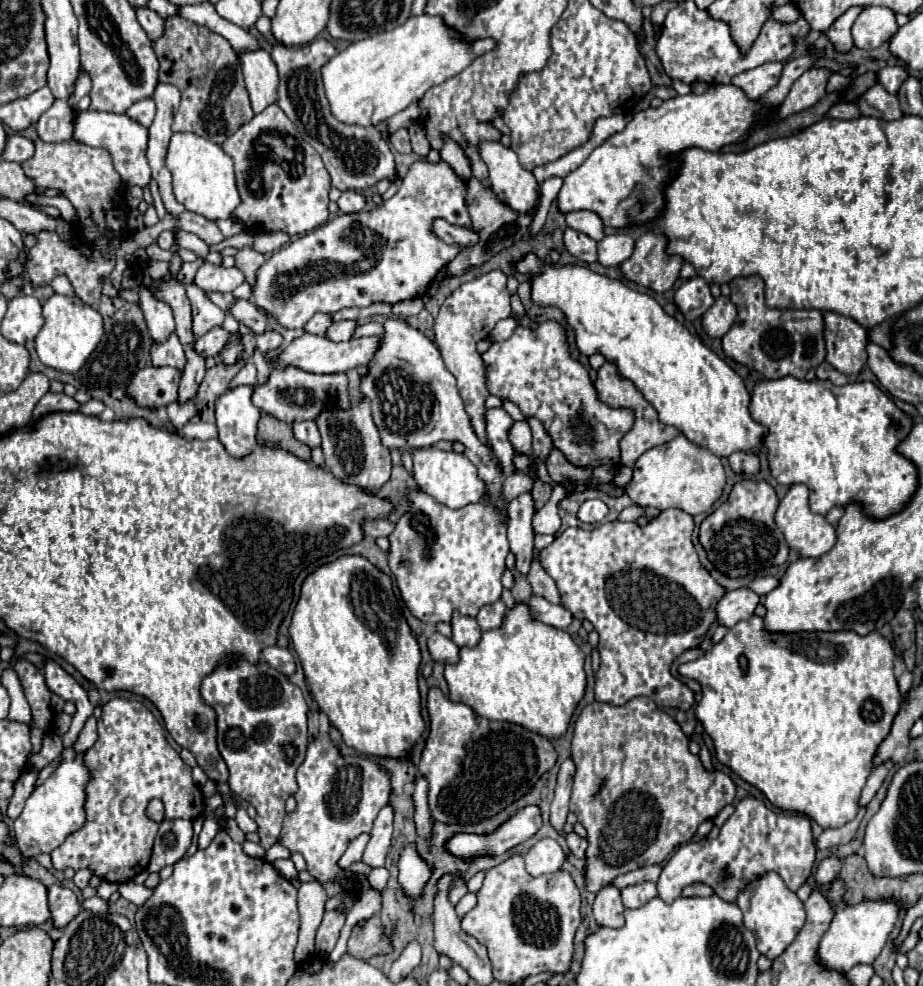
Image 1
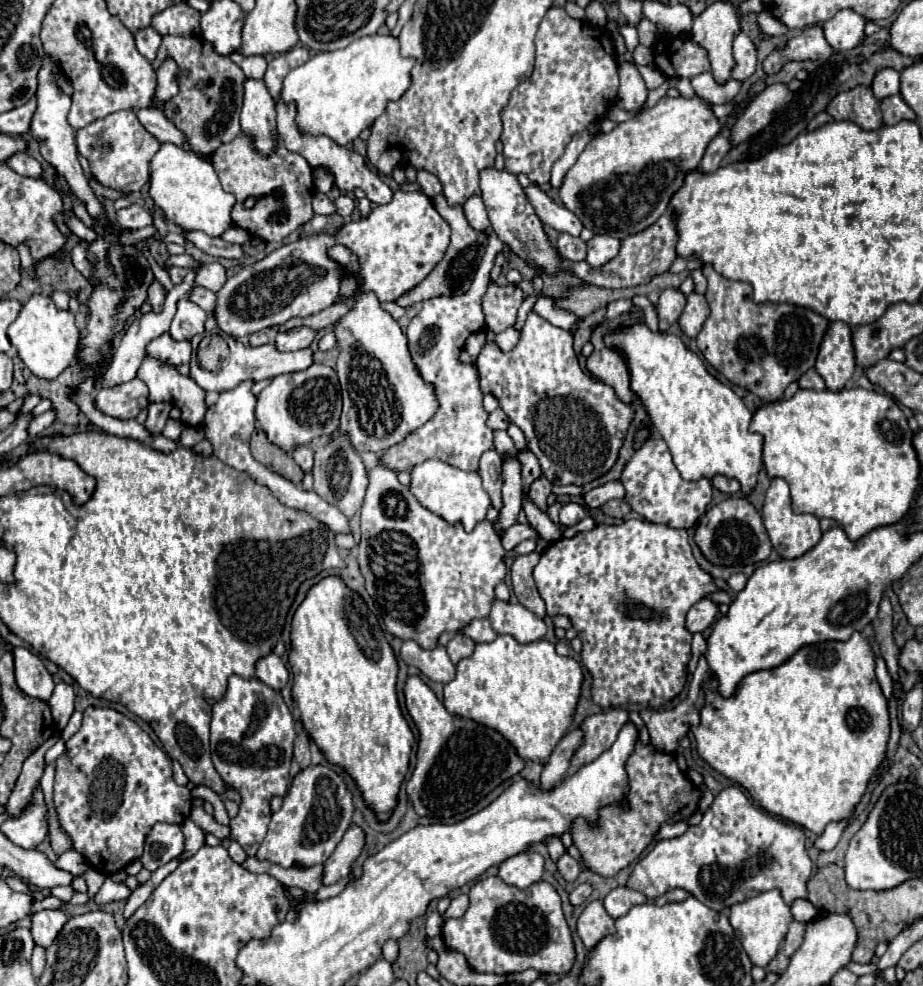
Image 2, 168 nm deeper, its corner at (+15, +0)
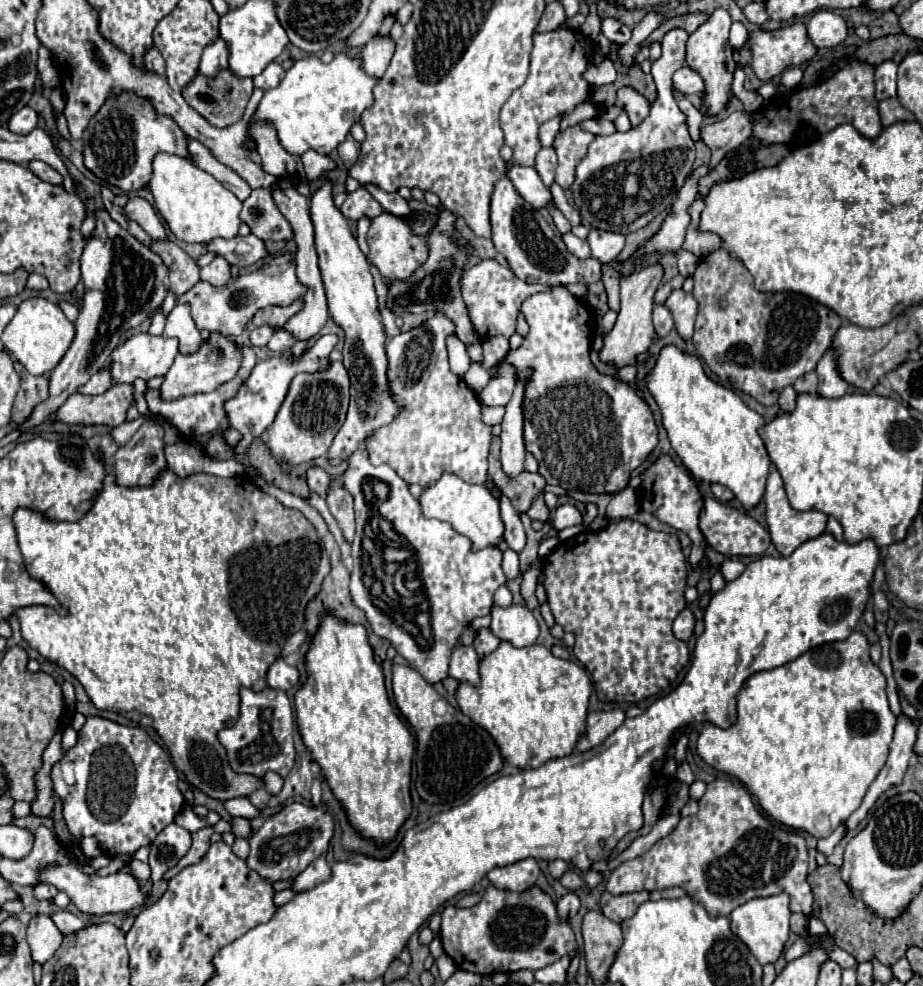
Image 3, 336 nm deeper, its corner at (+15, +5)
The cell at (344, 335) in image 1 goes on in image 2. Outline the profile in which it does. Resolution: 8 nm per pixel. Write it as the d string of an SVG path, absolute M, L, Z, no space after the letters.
M295 327L289 331L279 331L275 335L275 345L281 351L297 351L303 347L309 347L317 339L319 331L311 327Z

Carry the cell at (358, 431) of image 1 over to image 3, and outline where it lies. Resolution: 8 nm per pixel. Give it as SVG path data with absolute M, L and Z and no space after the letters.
M343 476L331 482L331 492L327 496L327 506L331 514L335 516L345 540L351 544L355 536L355 512L353 512L353 498L351 494L343 488Z

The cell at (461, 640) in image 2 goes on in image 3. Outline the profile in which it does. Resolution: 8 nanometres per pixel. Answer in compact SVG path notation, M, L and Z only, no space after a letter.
M459 646L453 650L451 664L449 664L449 676L455 680L465 680L473 686L479 682L479 656L473 650L473 646Z

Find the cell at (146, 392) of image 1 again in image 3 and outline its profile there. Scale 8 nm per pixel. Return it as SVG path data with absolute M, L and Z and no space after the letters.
M119 384L111 386L105 394L99 396L85 396L85 394L71 394L63 406L55 412L55 420L61 424L79 424L79 426L119 426L125 422L127 408L133 400L133 386Z

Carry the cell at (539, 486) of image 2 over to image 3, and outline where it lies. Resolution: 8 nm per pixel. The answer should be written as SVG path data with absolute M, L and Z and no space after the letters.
M539 494L539 496L535 498L535 502L533 502L531 510L527 512L527 516L529 516L531 520L547 522L547 518L549 518L549 508L547 508L547 506L545 506L545 502L543 502L543 494Z

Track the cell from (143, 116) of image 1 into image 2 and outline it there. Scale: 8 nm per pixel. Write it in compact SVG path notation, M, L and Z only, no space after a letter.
M139 109L135 111L139 123L159 141L159 143L165 143L165 141L171 141L179 147L185 147L185 149L191 149L189 143L185 141L185 135L159 111L159 109Z

